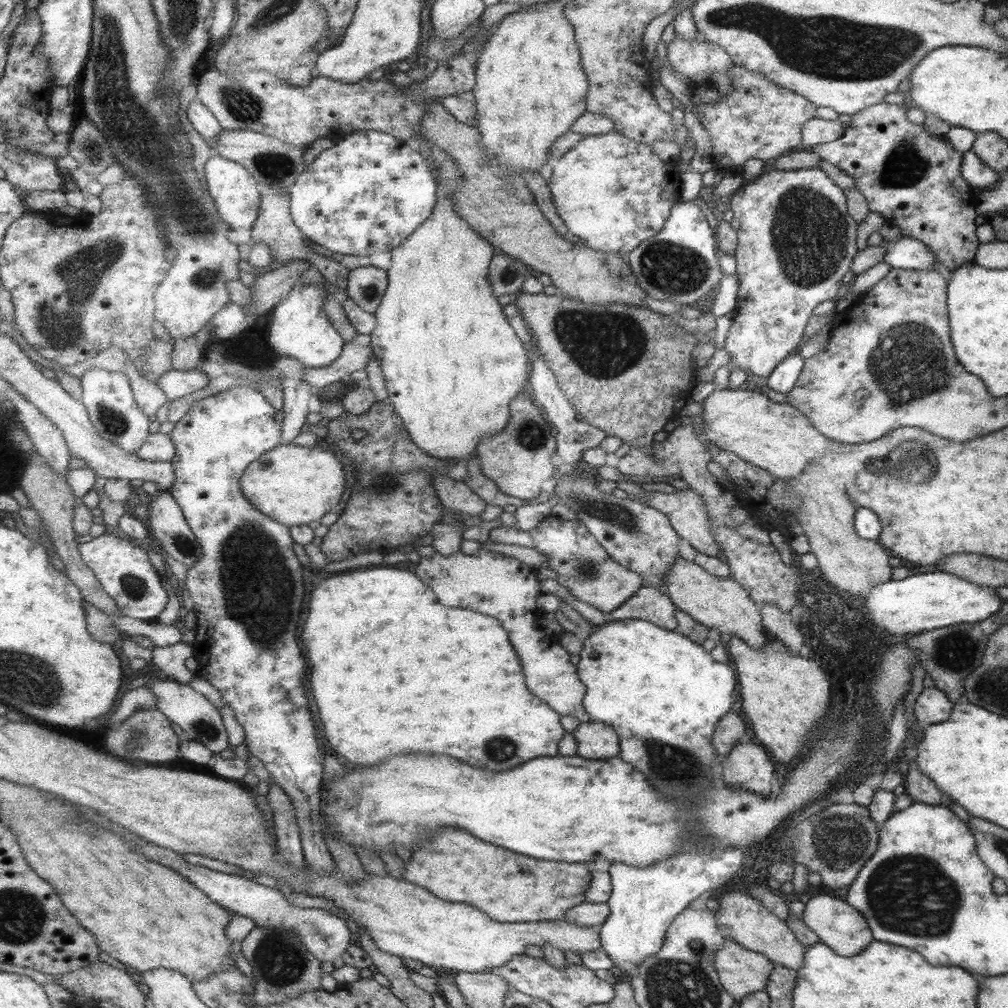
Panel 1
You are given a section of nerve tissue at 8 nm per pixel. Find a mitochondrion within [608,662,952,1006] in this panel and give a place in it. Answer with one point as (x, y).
(840, 842)

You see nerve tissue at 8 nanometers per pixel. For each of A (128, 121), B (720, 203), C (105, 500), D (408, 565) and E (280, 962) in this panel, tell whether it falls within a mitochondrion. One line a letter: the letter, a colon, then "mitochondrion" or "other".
A: mitochondrion
B: other
C: other
D: other
E: mitochondrion

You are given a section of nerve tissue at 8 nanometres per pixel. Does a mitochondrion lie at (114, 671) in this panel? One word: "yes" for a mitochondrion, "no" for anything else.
no

